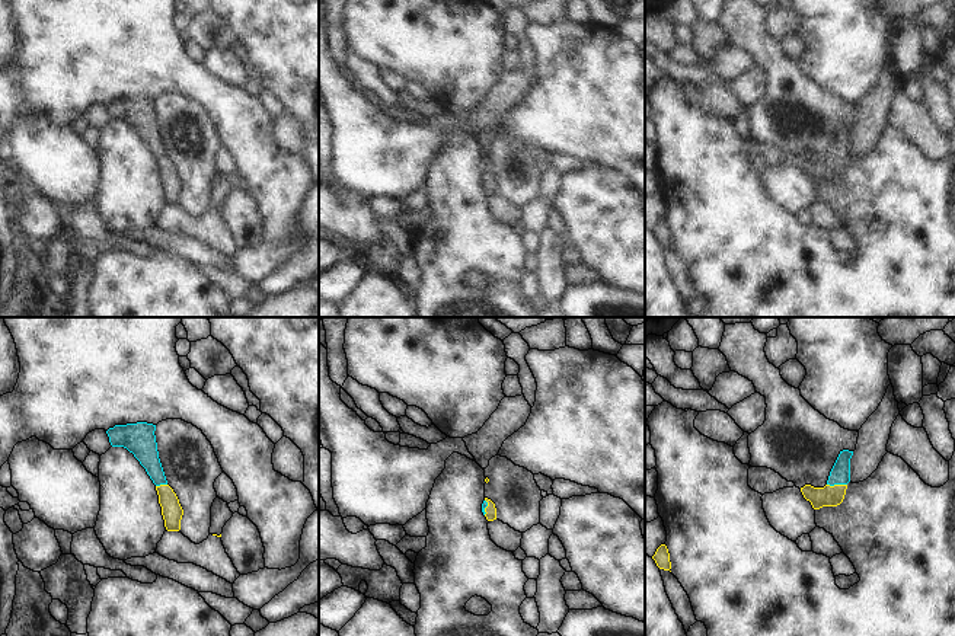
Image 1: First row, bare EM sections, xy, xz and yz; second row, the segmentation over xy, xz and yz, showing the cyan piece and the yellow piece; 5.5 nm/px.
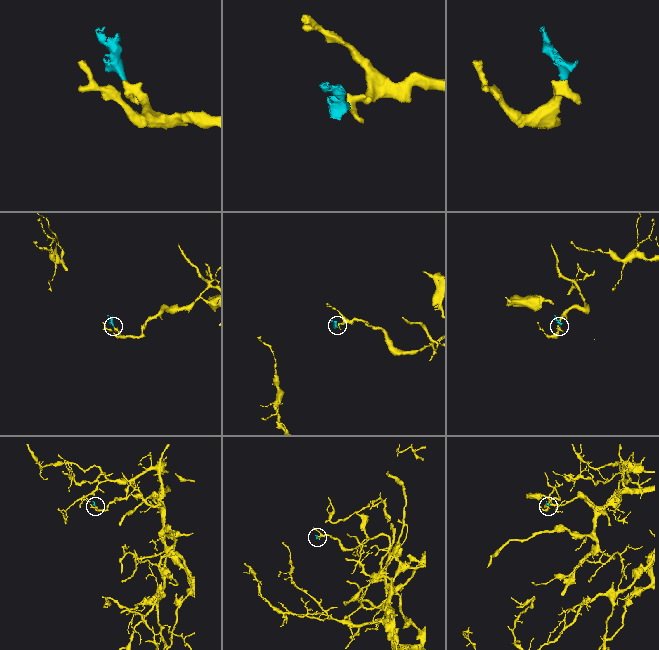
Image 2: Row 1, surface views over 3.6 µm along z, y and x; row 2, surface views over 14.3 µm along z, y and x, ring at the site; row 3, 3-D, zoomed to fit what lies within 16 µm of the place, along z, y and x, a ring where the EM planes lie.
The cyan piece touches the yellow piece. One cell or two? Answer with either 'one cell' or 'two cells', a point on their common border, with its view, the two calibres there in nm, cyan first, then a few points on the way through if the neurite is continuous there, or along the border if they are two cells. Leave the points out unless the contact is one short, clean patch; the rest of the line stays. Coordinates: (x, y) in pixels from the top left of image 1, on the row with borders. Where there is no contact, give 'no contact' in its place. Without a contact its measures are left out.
one cell; contact yz (837, 483); calibres 110 and 110 nm; way yz (840, 473), (837, 483), (829, 495)

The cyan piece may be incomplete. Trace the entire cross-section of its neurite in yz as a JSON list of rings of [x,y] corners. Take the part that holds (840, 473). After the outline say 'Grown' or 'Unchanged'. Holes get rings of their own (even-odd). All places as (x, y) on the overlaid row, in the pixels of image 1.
[[[840,451],[824,488],[814,488],[811,485],[801,488],[804,498],[811,502],[814,509],[837,506],[843,502],[847,483],[850,482],[852,456],[853,451]]]. Grown

